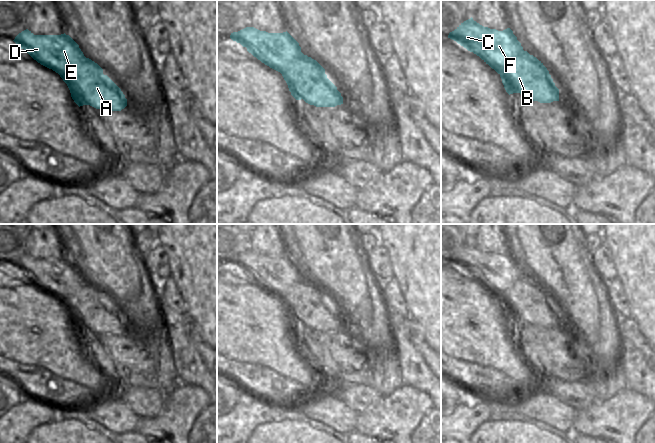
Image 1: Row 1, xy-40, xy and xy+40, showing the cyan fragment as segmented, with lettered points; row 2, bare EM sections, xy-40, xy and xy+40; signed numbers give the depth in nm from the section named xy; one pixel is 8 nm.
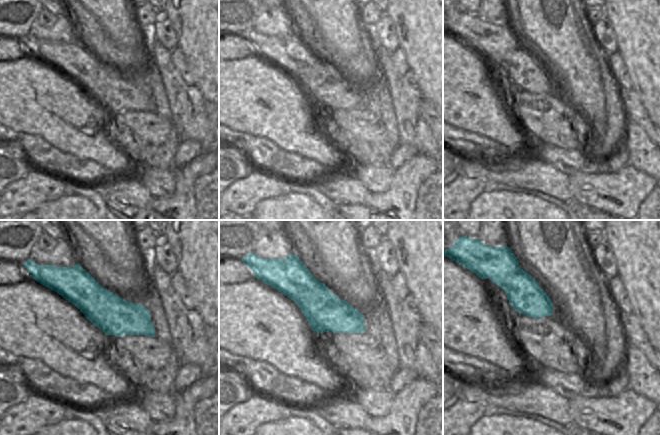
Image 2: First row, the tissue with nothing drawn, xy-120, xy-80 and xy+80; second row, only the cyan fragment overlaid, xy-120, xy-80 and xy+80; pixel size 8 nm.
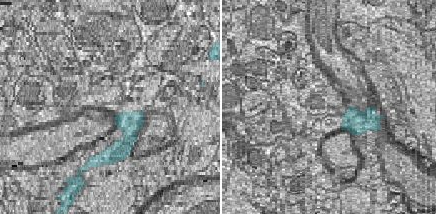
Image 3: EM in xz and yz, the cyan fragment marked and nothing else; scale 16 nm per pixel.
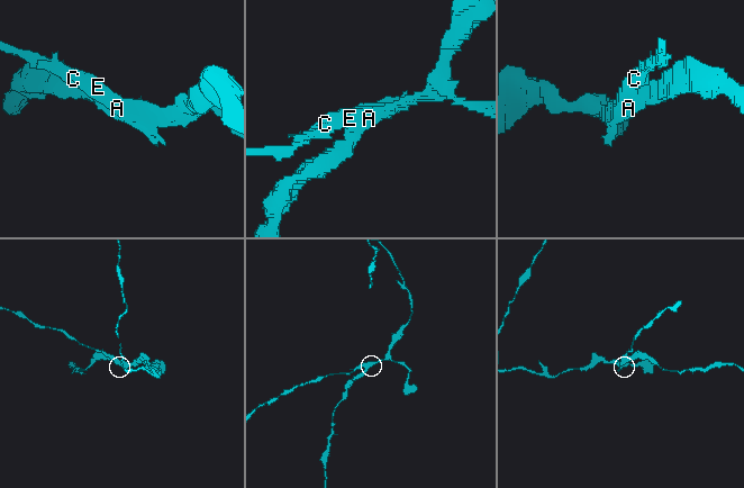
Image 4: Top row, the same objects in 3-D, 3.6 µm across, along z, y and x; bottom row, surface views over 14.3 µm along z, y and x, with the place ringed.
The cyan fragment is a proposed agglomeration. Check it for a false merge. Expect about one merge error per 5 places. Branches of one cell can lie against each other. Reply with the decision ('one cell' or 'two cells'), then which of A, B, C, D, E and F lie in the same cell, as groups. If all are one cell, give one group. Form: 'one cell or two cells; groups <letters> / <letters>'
two cells; groups A B / C D E F

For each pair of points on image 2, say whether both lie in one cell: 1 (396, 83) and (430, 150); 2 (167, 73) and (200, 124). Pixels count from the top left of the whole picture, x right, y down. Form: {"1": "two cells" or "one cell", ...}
{"1": "one cell", "2": "one cell"}

